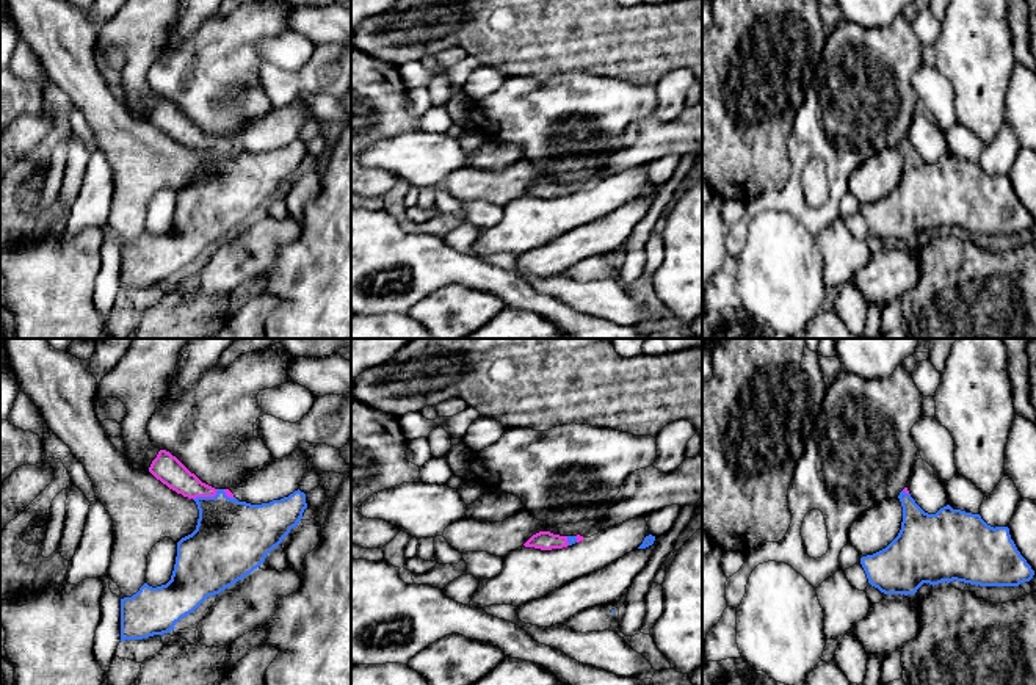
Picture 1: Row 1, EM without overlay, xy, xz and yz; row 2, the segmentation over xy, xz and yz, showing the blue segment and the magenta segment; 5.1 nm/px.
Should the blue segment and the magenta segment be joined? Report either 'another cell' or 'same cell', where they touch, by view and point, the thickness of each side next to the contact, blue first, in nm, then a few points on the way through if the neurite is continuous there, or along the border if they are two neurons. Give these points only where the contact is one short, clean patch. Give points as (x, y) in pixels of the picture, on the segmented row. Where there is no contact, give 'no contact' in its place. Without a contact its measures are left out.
same cell; meets blue in xy at (206, 497); 380 nm thick on the blue side, 150 nm on the other; runs through xy (232, 538), (206, 497), (168, 469)

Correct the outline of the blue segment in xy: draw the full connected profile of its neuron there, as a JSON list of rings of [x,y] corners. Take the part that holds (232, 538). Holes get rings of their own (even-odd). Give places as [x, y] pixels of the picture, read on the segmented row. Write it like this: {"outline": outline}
{"outline": [[[166,450],[158,451],[149,472],[169,489],[193,498],[199,519],[196,530],[177,542],[171,580],[157,588],[144,583],[136,594],[121,599],[121,641],[143,640],[174,630],[174,625],[207,597],[219,594],[263,564],[266,555],[301,522],[307,508],[306,494],[299,489],[270,503],[238,502],[229,489],[215,489],[202,483]]]}

